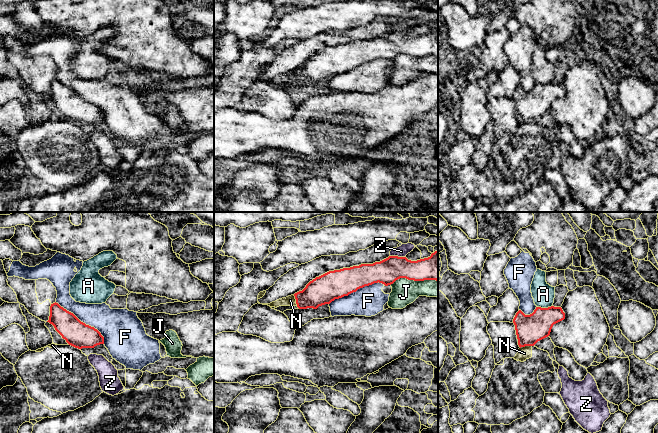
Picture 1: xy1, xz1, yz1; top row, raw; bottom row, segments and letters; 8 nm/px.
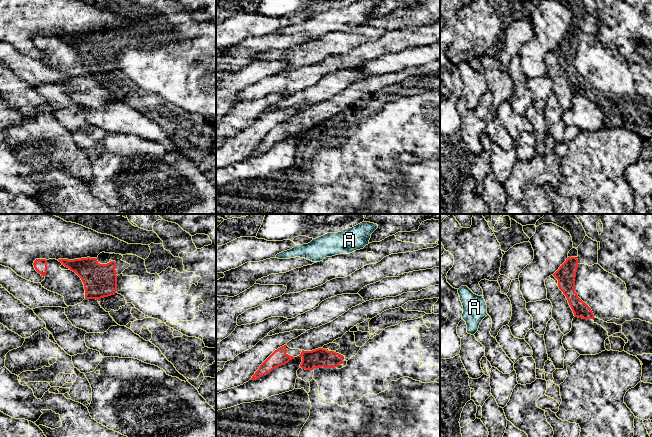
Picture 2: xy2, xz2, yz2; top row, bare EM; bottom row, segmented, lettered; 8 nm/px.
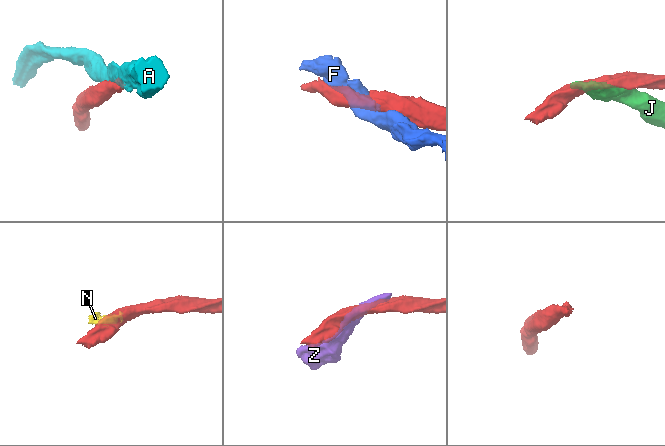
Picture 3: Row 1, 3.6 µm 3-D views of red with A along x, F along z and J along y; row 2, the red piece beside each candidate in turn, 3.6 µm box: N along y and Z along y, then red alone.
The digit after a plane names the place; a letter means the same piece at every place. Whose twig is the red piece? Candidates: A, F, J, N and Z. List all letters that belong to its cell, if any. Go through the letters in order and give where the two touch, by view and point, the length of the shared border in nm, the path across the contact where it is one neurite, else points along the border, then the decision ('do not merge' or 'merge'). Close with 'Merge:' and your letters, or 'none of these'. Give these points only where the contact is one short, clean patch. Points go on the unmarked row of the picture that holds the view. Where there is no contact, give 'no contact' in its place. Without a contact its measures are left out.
A: yz1 (544, 84) | 130 nm | do not merge
F: xy1 (82, 98) | 500 nm | do not merge
J: xz1 (413, 55) | 380 nm | do not merge
N: yz1 (525, 121) | 100 nm | along yz1 (531, 121), (525, 121), (520, 124) | do not merge
Z: xz1 (397, 32) | 120 nm | do not merge
Merge: none of these

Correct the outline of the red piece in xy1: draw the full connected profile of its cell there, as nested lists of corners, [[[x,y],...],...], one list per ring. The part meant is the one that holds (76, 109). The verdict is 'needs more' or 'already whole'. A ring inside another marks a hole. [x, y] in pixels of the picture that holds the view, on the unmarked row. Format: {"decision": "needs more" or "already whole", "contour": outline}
{"decision": "already whole", "contour": [[[56,78],[50,82],[47,98],[52,100],[62,114],[75,124],[94,124],[104,120],[104,113],[97,105],[81,98],[73,89]]]}

